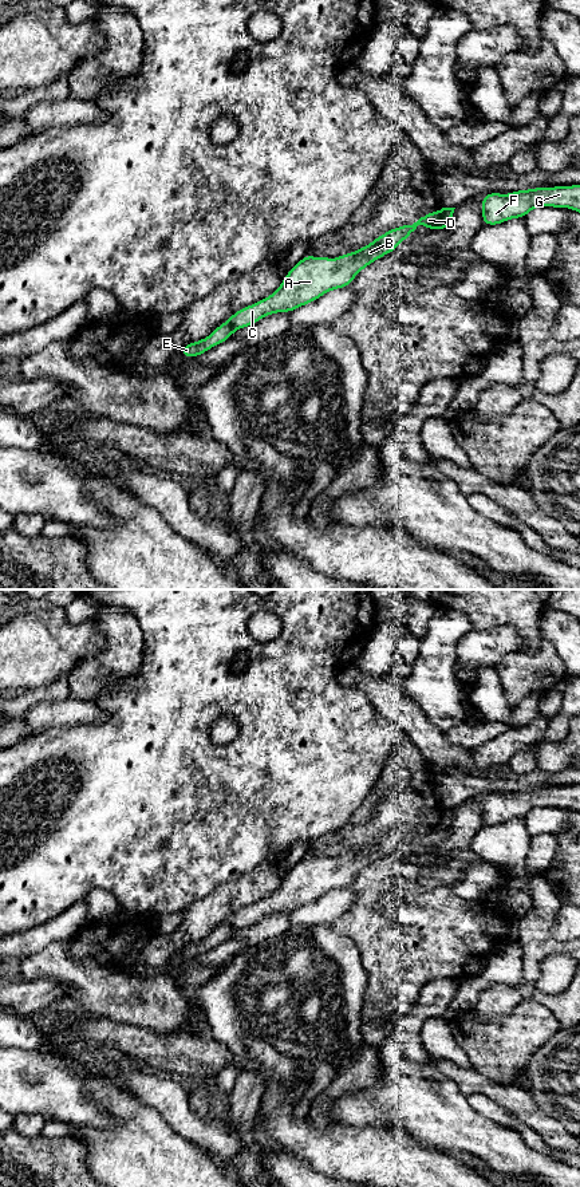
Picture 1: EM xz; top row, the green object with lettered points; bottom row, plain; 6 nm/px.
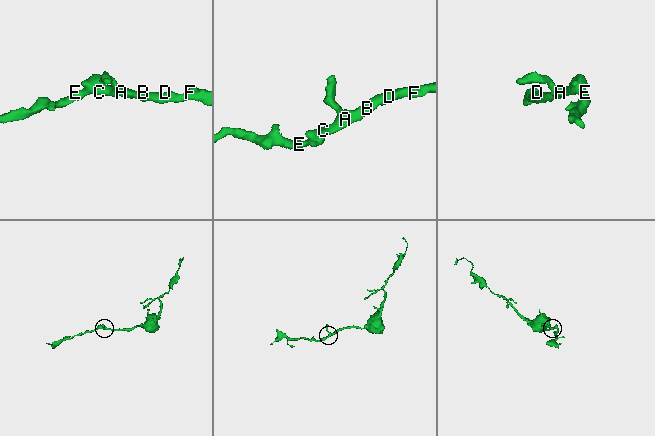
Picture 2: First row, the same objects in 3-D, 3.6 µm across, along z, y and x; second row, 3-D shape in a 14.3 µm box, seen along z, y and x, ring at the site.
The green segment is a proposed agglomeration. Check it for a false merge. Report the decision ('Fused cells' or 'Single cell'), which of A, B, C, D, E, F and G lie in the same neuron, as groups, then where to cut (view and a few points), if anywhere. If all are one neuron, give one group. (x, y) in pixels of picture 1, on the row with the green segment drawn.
Single cell. Groups: A B C D E F G. No split

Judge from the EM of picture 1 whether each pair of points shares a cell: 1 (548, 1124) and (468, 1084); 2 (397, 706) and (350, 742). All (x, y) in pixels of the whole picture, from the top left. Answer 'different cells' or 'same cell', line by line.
1: same cell
2: different cells

